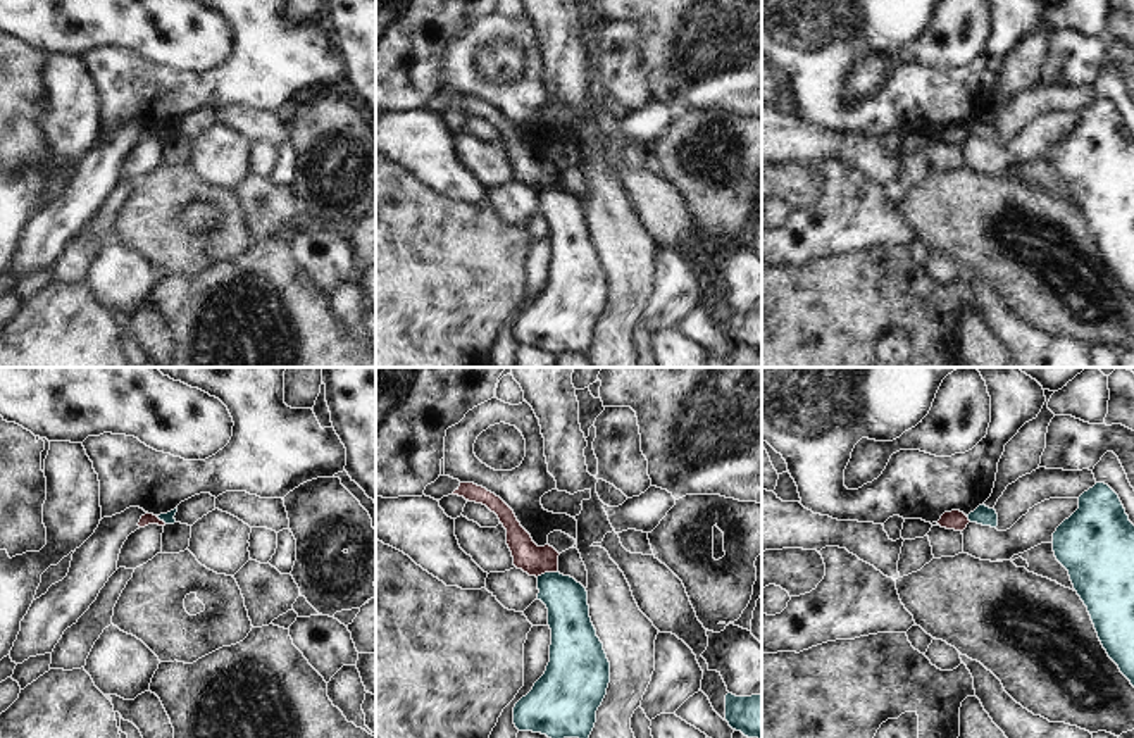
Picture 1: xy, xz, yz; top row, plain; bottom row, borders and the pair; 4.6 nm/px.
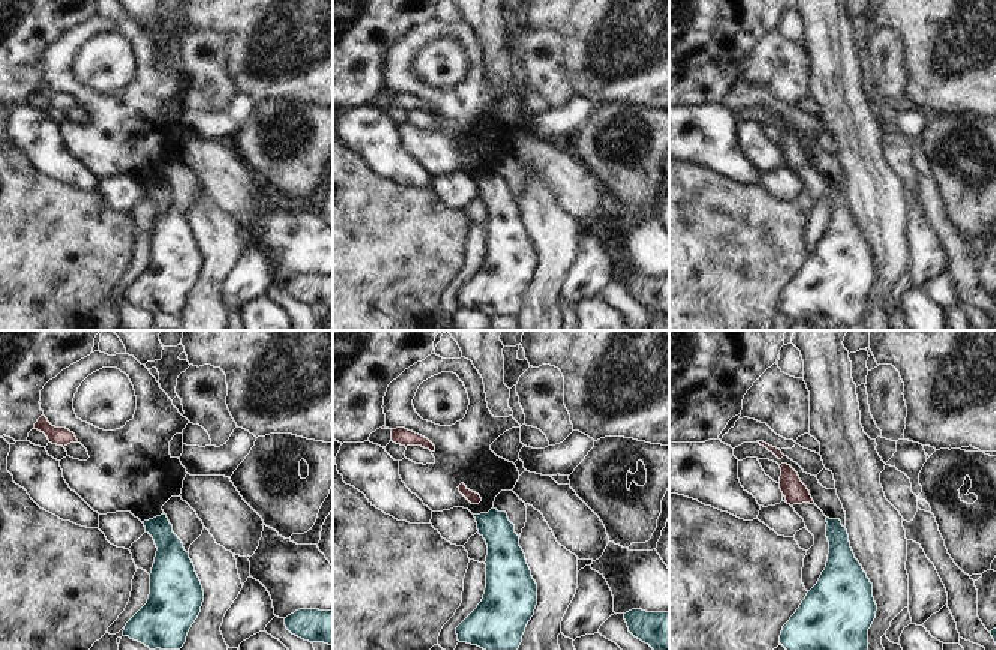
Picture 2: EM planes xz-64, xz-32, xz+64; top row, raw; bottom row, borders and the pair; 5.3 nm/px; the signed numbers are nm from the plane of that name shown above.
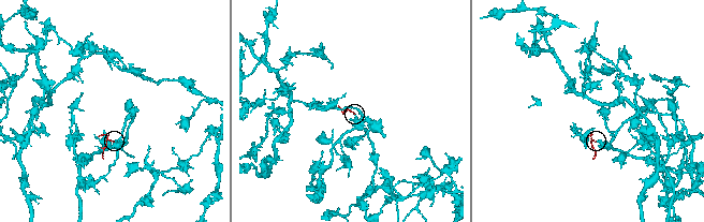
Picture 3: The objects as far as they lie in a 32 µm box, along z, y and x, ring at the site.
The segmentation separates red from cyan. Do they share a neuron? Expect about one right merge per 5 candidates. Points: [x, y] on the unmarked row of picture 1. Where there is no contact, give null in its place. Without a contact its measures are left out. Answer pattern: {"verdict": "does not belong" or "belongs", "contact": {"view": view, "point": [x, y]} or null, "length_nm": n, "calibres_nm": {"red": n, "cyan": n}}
{"verdict": "does not belong", "contact": {"view": "xz", "point": [547, 185]}, "length_nm": 110, "calibres_nm": {"red": 140, "cyan": 200}}

